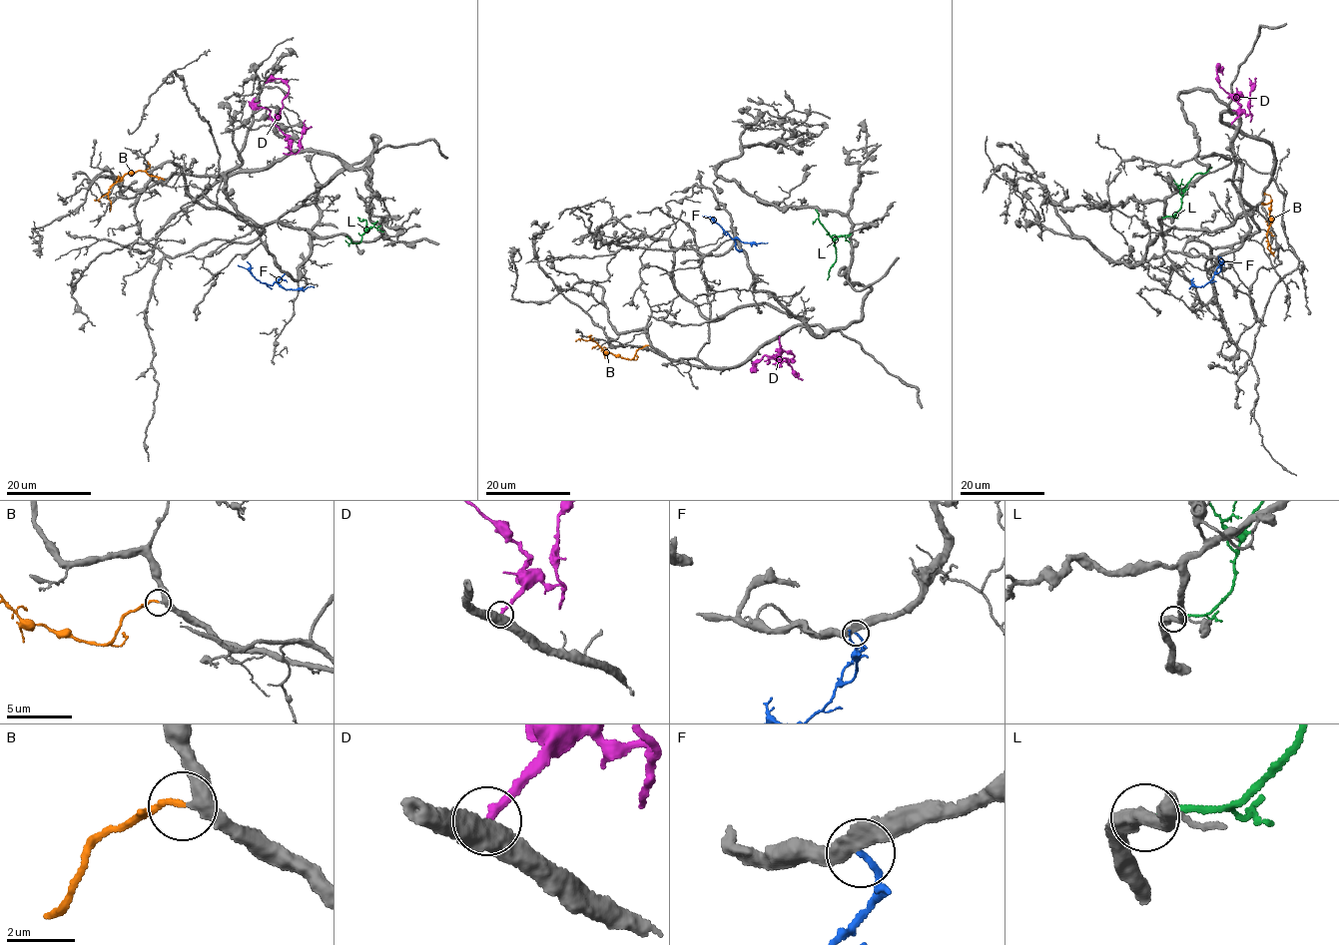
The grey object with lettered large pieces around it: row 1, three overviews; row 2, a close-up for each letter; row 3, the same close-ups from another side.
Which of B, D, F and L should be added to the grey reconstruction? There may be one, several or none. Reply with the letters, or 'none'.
B

